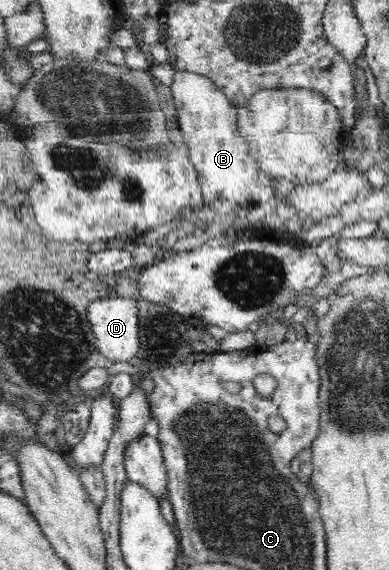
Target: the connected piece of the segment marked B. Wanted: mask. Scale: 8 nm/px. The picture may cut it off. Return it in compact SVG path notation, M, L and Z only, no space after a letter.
M174 69L172 84L178 128L188 158L196 169L203 199L208 204L230 198L234 202L266 202L272 194L272 177L260 170L249 156L249 146L237 129L237 109L212 79L201 74Z

